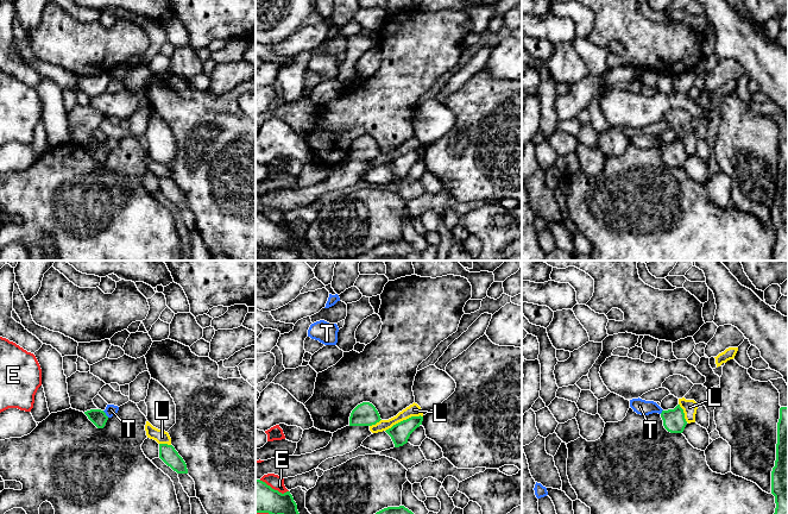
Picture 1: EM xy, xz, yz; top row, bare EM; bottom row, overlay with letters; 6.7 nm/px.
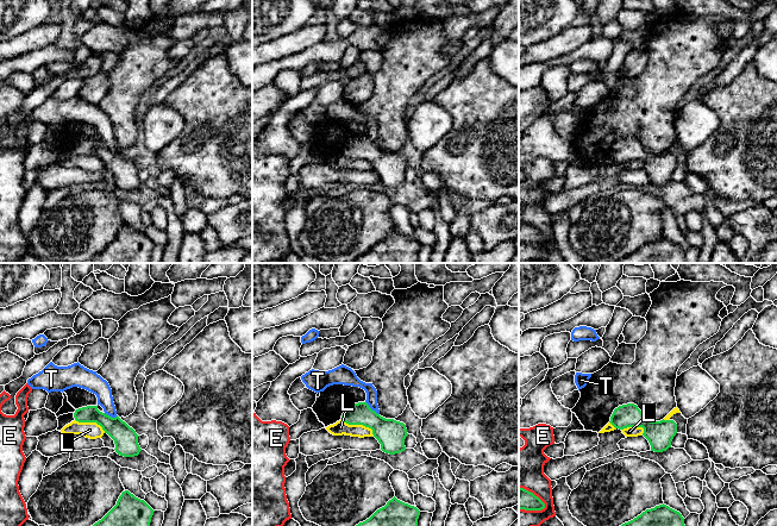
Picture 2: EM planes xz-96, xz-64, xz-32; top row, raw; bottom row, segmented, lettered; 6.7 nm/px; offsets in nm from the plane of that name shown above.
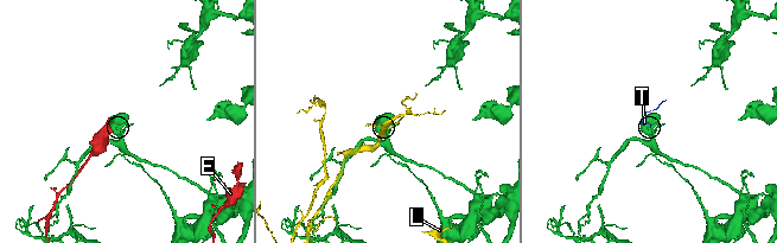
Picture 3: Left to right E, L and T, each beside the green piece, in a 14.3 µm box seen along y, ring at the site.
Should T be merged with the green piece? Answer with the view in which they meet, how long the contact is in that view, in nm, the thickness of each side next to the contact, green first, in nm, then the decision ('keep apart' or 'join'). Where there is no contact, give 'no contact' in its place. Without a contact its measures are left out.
contact in xy; length 60 nm; calibres 110 and 80 nm; keep apart

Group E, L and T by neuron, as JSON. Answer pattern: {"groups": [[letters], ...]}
{"groups": [["E", "T"], ["L"]]}

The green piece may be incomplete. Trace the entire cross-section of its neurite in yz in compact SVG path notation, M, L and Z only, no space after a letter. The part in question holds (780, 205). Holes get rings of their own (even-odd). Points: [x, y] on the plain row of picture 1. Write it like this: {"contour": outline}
{"contour": "M788 140L780 142L771 227L776 237L771 261L788 261Z"}

